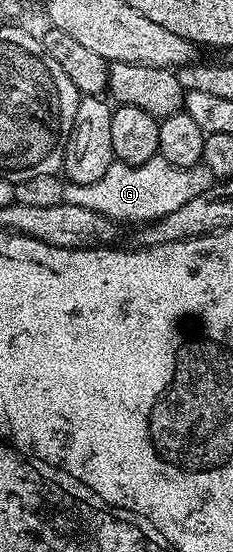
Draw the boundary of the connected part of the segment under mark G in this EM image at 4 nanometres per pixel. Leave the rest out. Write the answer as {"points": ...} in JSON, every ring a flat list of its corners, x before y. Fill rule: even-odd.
{"points":[[159,156,148,159,148,163,140,163,139,165,126,165,122,161,115,160,108,167,108,171,104,171,104,176,96,179,96,183,88,183,87,185,67,183,64,187,64,201,76,203,76,207,88,207,88,211,100,211,100,215,108,215,119,223,125,223,125,221,145,223,155,221,172,211,176,211,176,207,181,207,187,203,188,199,193,199,201,192,208,191,214,184,216,184,216,179,212,175,212,171,208,171,208,167,204,164,181,169,180,167,172,167,172,163,168,163]]}

